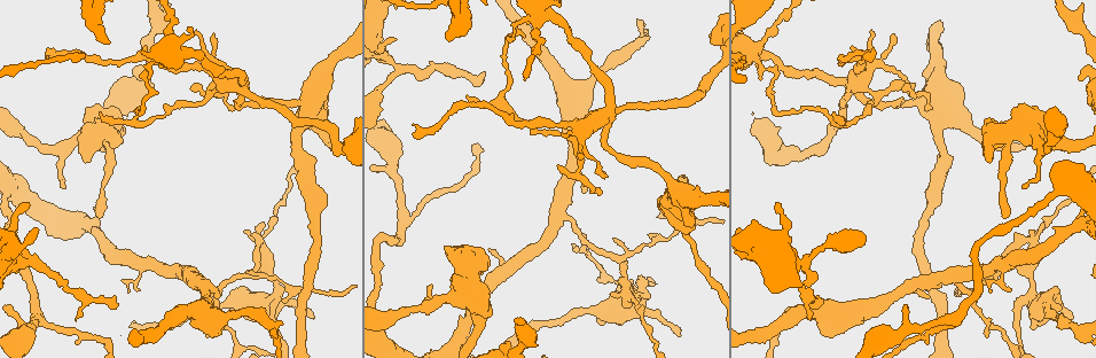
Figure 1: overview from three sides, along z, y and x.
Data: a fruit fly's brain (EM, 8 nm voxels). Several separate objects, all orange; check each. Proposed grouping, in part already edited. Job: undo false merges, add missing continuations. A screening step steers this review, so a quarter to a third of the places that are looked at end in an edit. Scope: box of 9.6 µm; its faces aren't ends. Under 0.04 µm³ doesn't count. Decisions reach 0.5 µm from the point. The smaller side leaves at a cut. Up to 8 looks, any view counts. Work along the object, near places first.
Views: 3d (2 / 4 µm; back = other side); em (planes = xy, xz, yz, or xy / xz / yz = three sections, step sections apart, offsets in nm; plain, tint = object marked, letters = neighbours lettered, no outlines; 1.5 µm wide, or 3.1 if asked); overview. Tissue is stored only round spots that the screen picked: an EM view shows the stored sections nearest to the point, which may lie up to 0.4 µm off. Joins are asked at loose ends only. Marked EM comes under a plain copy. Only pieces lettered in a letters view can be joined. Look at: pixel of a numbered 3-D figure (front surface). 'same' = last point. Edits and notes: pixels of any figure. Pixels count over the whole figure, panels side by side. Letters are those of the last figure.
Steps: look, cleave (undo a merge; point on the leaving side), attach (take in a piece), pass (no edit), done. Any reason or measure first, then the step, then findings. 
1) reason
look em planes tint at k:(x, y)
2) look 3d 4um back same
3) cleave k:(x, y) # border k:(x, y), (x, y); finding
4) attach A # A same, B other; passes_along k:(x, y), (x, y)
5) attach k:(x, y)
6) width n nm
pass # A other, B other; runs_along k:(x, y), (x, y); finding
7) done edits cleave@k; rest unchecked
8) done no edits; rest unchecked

calibre changes
look 3d 2um at 1:(802, 263)

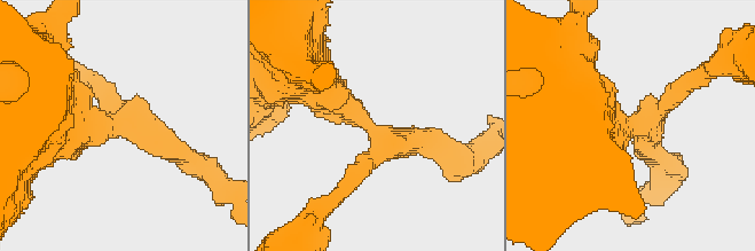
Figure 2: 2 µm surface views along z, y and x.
arms 3; arm_widths 160, 200, 550 nm
look em xz step 4 tint at 2:(643, 129)

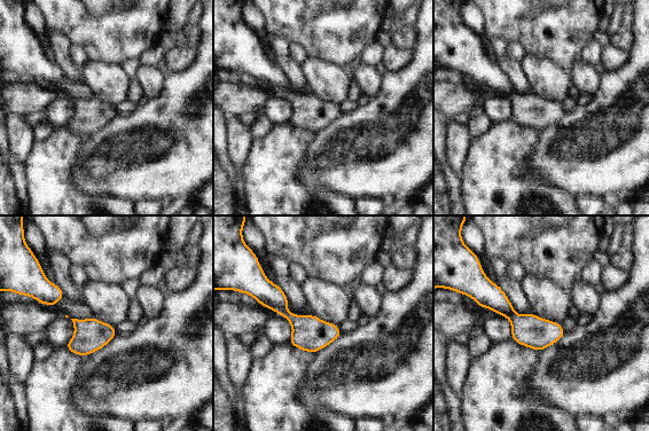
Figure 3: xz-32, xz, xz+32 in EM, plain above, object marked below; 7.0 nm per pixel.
look em planes letters same

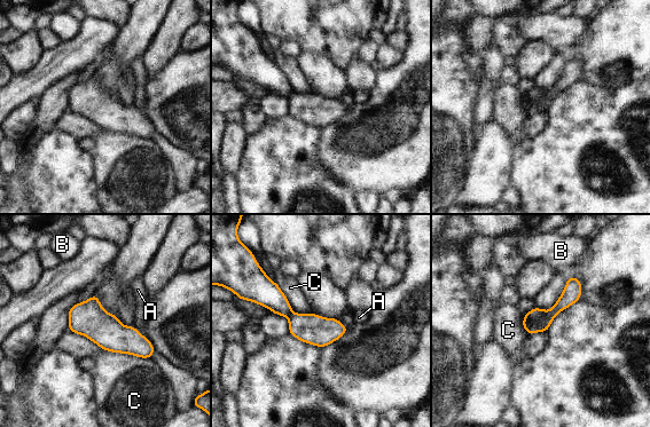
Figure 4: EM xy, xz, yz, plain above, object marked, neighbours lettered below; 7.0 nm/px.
width 220 nm
cleave 4:(541, 318) # A other, B other, C other; part_leaving 4:(574, 281), (571, 294), (540, 329); a second neuron is stuck on

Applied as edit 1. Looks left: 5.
tapers out
look 3d 4um back at 1:(871, 31)

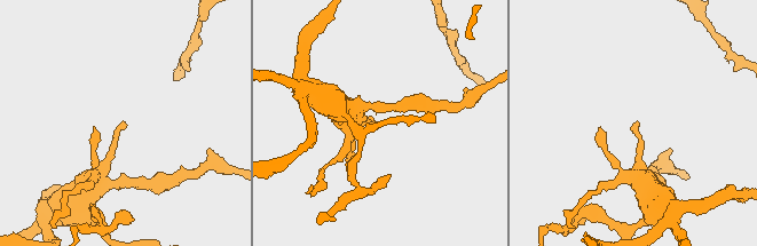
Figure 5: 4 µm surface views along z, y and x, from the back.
look em planes letters at 5:(636, 122)

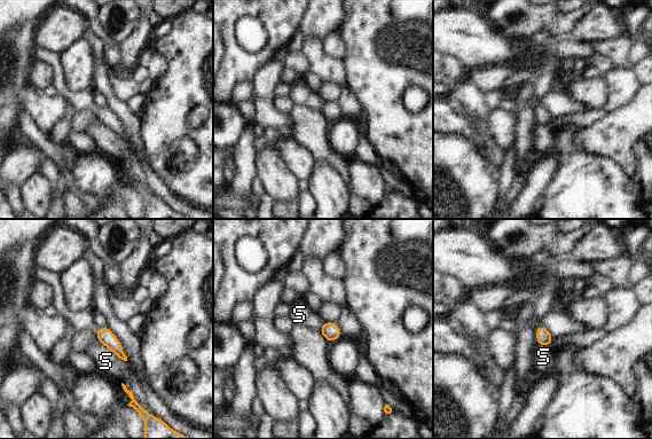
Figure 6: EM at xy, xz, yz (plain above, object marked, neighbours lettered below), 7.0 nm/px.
pass # S other; no lettered piece goes on from it

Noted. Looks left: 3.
an open end
look em xz step 4 tint at 1:(193, 89)

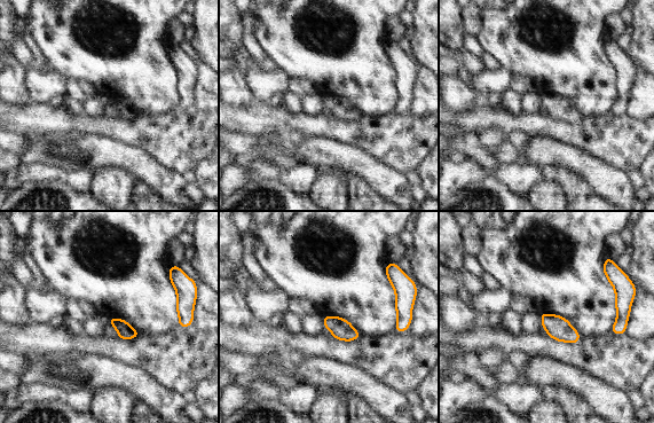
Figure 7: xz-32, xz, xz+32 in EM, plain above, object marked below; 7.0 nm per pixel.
look em planes letters same

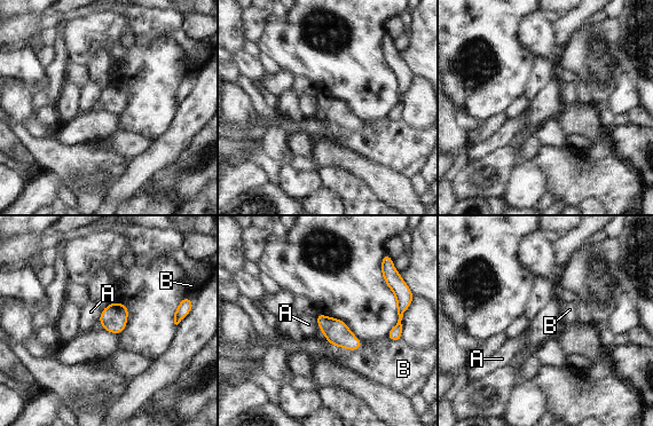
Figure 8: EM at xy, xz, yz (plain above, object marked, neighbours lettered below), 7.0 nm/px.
width 170 nm
pass # A other, B other; border 8:(314, 314), (319, 326); none of them fits

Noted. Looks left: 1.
done edits cleave@4; rest unchecked

